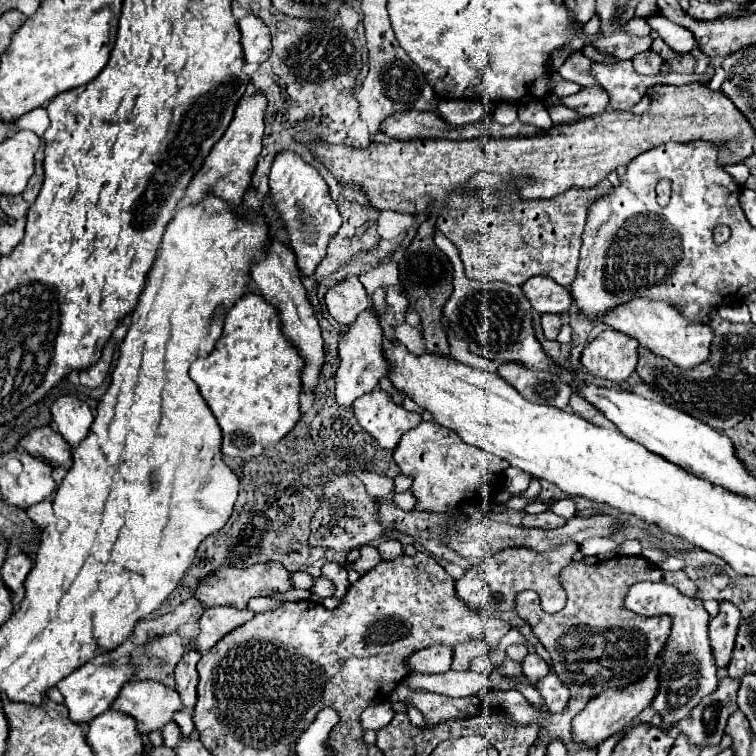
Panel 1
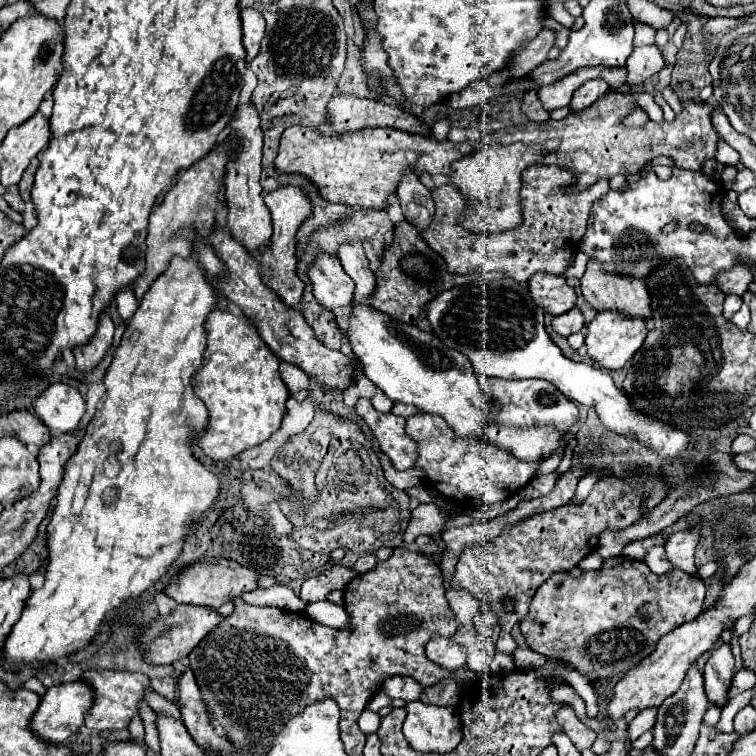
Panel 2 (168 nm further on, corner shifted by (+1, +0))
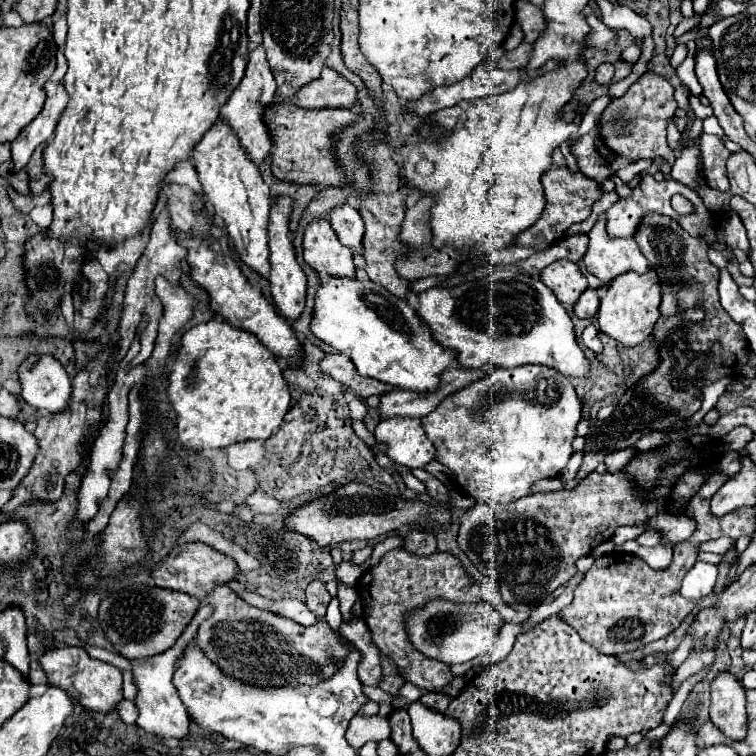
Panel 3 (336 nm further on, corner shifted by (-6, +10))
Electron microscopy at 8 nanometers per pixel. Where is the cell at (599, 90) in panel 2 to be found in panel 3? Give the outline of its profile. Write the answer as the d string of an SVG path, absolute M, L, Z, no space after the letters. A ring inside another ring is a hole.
M604 62L598 66L598 70L596 70L596 82L598 84L610 84L612 76L614 76L614 66L610 62Z

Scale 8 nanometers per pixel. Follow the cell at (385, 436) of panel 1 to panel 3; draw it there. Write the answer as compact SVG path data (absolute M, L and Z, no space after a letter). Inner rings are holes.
M388 418L376 426L376 442L386 446L386 456L408 468L424 468L436 460L434 446L426 438L420 420Z

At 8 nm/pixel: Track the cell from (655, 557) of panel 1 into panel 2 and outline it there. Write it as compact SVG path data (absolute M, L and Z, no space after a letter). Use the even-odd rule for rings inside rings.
M683 530L675 532L667 542L665 542L665 556L667 560L679 568L685 570L687 574L695 574L695 564L693 564L693 554L695 554L695 544L699 540L697 530Z

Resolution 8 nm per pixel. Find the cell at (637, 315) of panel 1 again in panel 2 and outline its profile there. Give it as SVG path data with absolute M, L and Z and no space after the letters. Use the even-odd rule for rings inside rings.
M589 262L587 270L581 278L581 292L583 298L591 304L591 308L595 312L617 312L617 314L625 314L625 316L633 316L633 318L641 318L647 324L653 322L653 308L651 308L651 296L649 290L645 286L643 280L633 280L633 278L623 278L623 276L615 276L609 274L601 268L601 264L597 262Z

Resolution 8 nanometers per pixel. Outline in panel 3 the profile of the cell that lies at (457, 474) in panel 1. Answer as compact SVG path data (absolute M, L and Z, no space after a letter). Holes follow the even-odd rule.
M528 364L528 366L518 366L518 368L496 368L490 376L486 376L482 380L476 380L470 386L466 386L466 388L454 392L452 396L444 398L434 412L430 412L428 416L422 418L422 428L424 428L426 436L436 446L438 462L448 466L456 474L456 480L466 494L470 494L476 502L482 502L482 504L510 504L510 502L516 502L522 496L528 496L532 492L534 482L544 480L544 478L556 478L562 472L562 468L568 464L568 460L572 456L572 440L576 438L576 426L578 426L580 418L582 418L582 404L578 400L578 394L574 390L572 382L554 368Z

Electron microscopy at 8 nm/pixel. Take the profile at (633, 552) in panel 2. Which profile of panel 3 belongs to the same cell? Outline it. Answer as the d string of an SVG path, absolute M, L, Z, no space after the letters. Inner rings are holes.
M718 538L718 540L710 540L710 542L704 542L700 546L702 552L716 552L716 554L724 554L728 552L732 546L735 545L735 541L731 538Z

